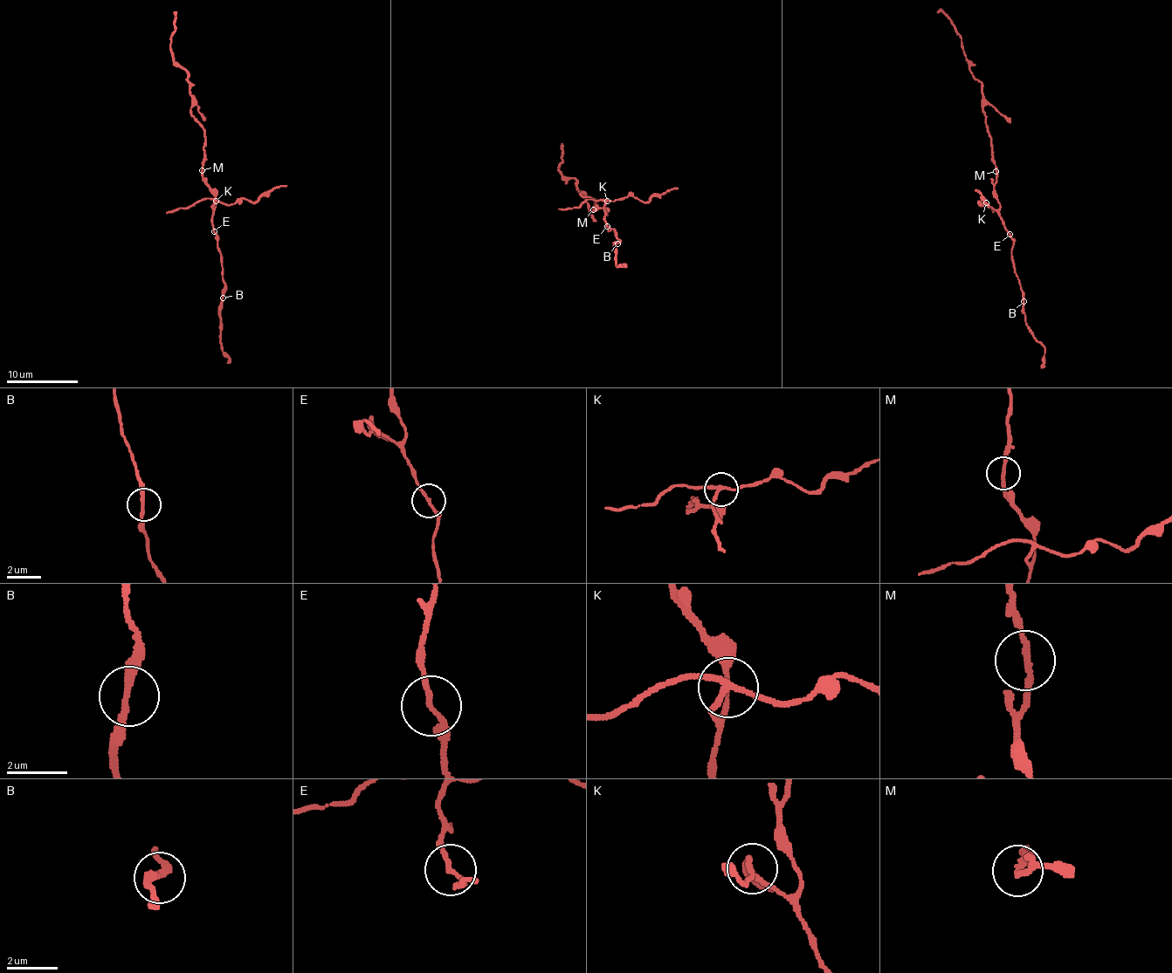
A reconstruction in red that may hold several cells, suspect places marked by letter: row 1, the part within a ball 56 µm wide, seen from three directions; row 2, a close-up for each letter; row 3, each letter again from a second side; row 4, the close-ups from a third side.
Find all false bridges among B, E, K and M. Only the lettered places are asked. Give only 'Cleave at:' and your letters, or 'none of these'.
Cleave at: K, M

